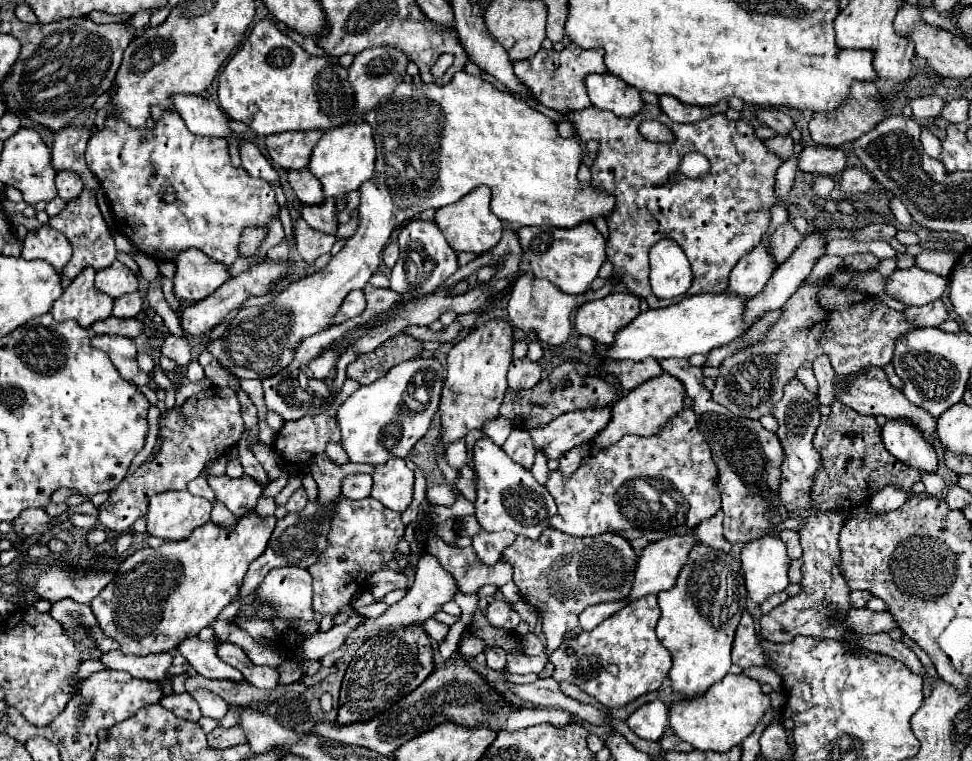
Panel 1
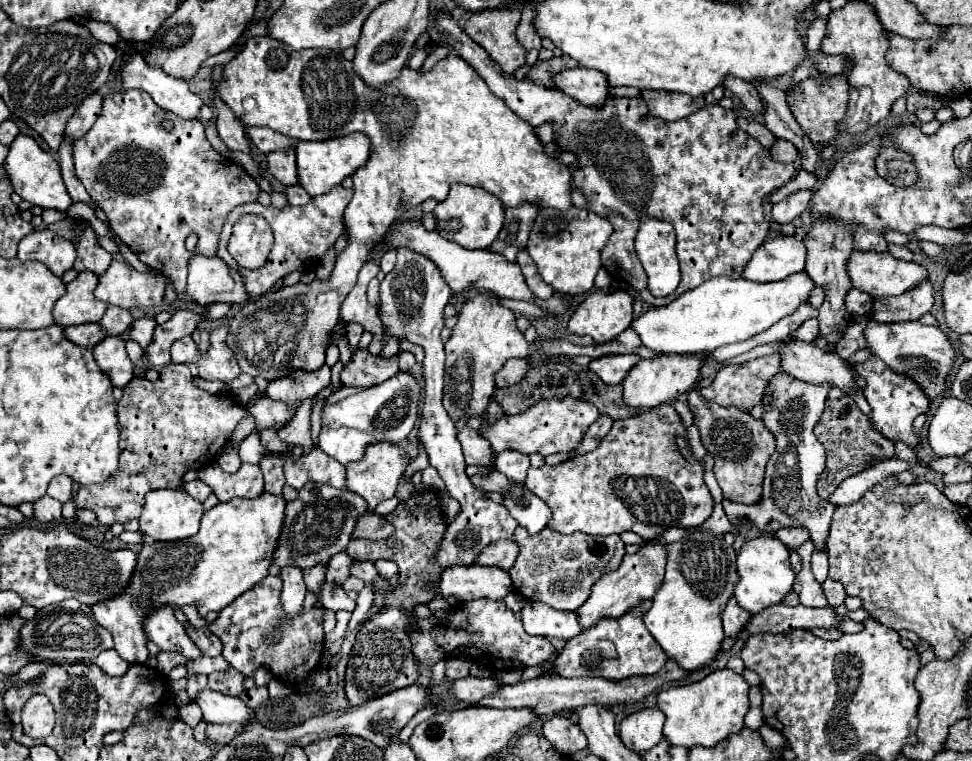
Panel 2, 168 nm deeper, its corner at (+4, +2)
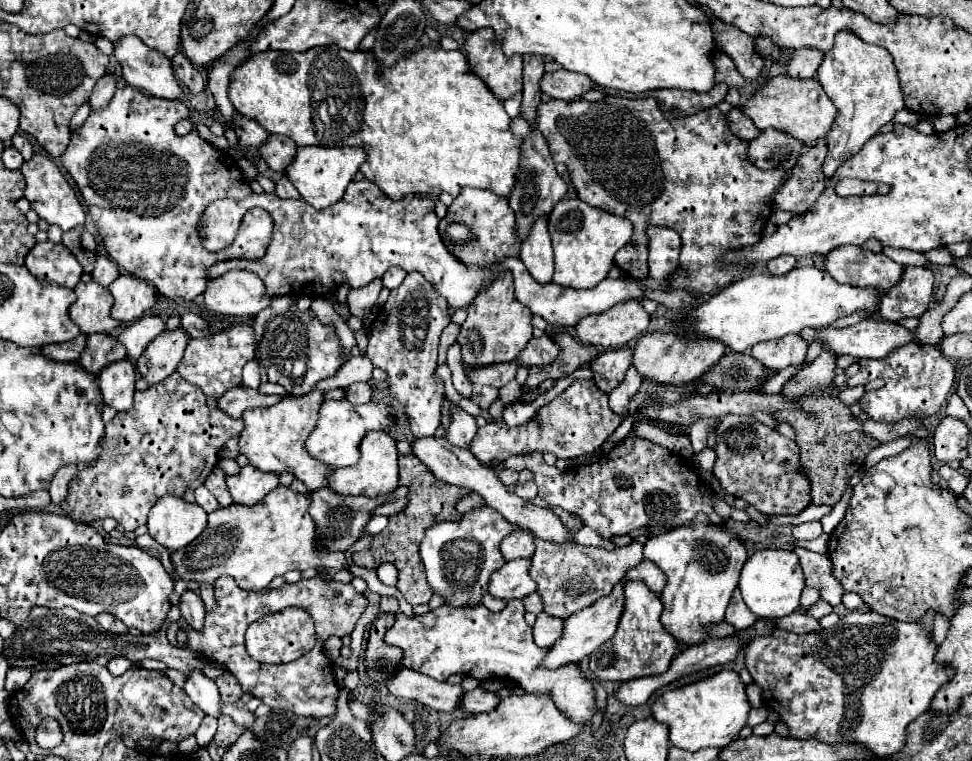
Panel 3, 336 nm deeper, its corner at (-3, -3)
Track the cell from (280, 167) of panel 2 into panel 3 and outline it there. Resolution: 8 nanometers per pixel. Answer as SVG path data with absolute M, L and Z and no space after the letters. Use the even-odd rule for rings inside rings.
M271 135L269 141L259 151L261 151L261 157L265 159L265 163L269 165L269 169L273 169L277 173L285 173L291 159L295 159L297 145L283 135Z

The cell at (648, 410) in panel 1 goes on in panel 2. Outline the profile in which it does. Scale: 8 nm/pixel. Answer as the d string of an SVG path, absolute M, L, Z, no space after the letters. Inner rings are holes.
M658 354L656 358L640 358L640 362L626 374L624 386L624 402L630 408L654 408L662 402L672 402L684 396L700 378L700 368L704 362L704 354Z

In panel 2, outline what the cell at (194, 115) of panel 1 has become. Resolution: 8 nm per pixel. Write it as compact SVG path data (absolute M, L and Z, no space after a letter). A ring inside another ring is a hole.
M140 52L122 58L120 76L124 78L122 90L142 88L152 96L152 100L160 108L172 110L180 118L188 118L188 120L198 118L202 100L188 90L188 82L172 78L170 74L164 74L164 70L156 66L148 66L148 62Z

